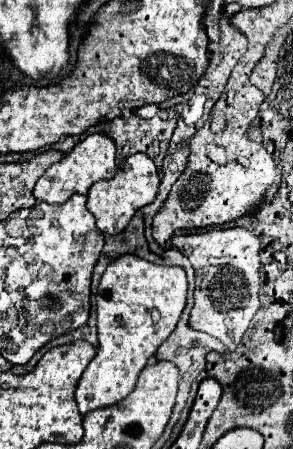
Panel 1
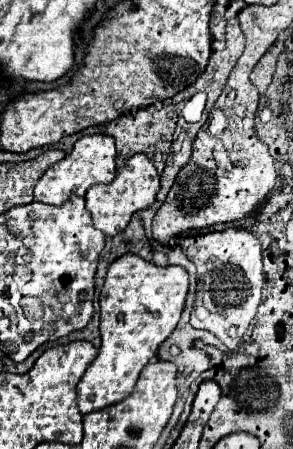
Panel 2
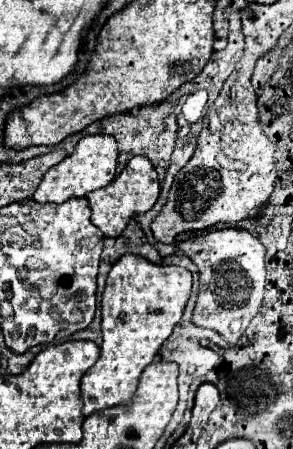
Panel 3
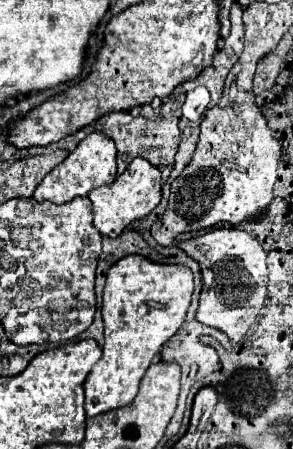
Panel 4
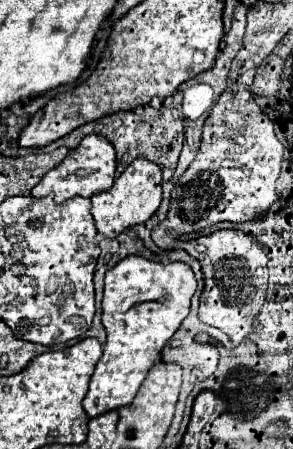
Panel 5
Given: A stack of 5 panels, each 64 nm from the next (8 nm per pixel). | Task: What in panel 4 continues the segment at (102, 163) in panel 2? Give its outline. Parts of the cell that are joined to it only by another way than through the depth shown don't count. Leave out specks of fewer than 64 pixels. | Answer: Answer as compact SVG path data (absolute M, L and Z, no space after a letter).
M92 132L78 142L76 150L68 154L68 158L62 164L58 164L44 176L44 180L34 192L34 200L36 202L50 200L54 204L64 204L76 196L88 196L88 192L92 192L94 188L112 184L114 178L116 178L116 146L112 138L108 138L106 134Z

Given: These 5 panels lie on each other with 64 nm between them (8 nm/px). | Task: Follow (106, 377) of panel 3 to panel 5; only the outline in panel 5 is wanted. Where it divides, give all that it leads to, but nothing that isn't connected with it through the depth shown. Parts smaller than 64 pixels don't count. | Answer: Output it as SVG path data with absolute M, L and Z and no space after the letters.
M128 256L106 272L102 322L108 340L84 398L84 410L90 418L126 406L134 400L142 380L154 366L164 344L188 316L190 298L194 292L194 272L188 264L182 262L160 264L142 256Z

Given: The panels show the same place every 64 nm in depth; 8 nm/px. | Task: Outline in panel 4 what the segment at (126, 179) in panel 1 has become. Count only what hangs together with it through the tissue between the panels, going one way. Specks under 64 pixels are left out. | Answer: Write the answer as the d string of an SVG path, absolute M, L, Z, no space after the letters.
M134 158L110 186L100 186L88 194L88 198L92 200L94 226L100 230L100 234L116 238L130 222L150 214L158 206L160 196L160 170L144 158Z

